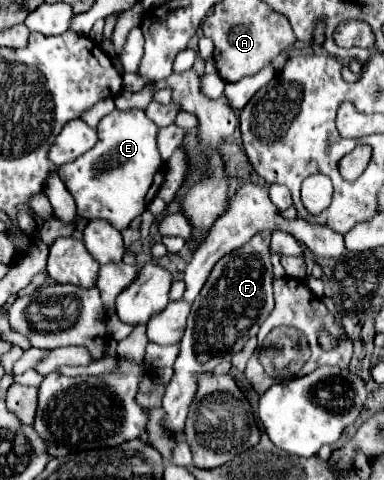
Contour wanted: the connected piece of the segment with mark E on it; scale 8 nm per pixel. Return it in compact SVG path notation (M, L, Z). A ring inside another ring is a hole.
M112 110L98 124L98 142L78 160L58 168L58 176L74 196L78 216L86 220L106 218L116 230L124 230L140 216L164 184L166 166L158 156L156 124L144 110Z

